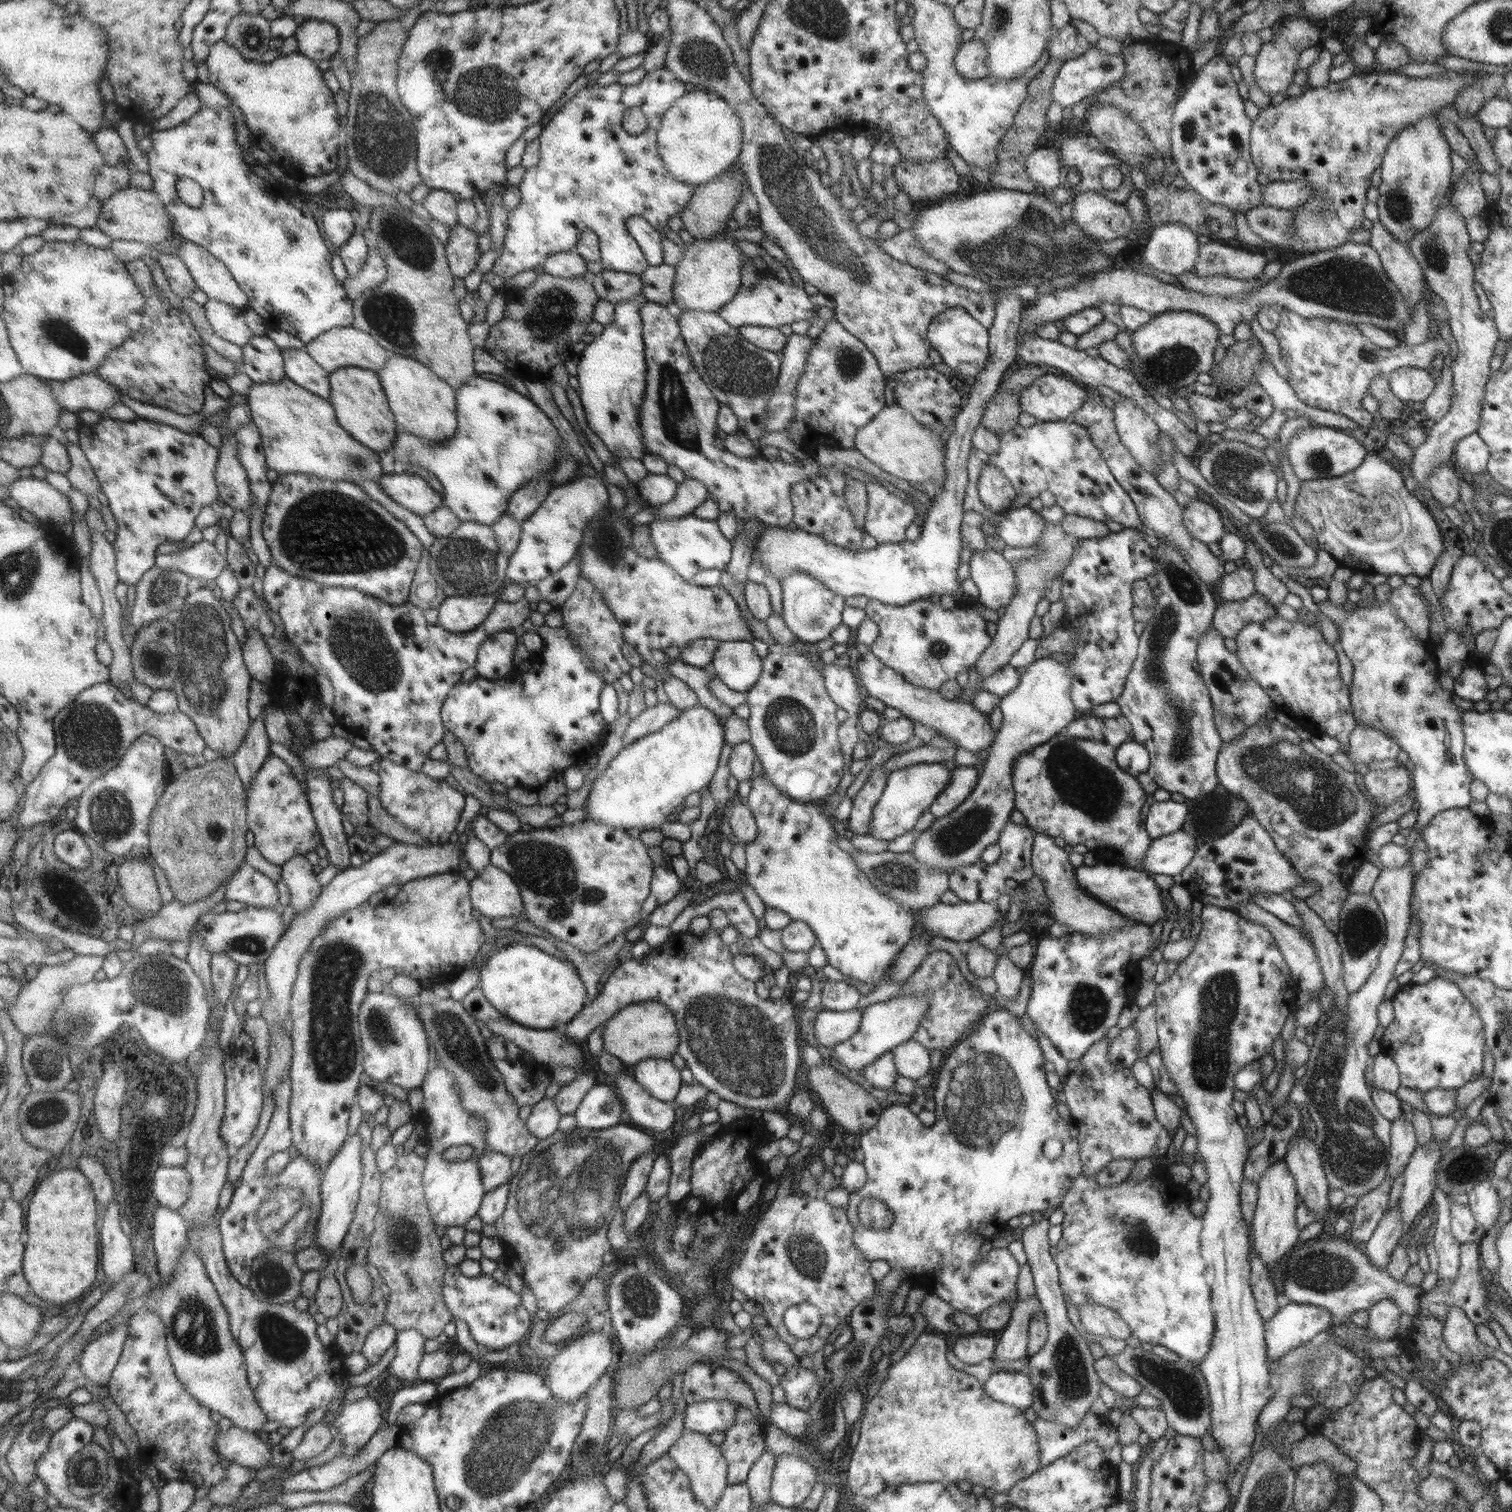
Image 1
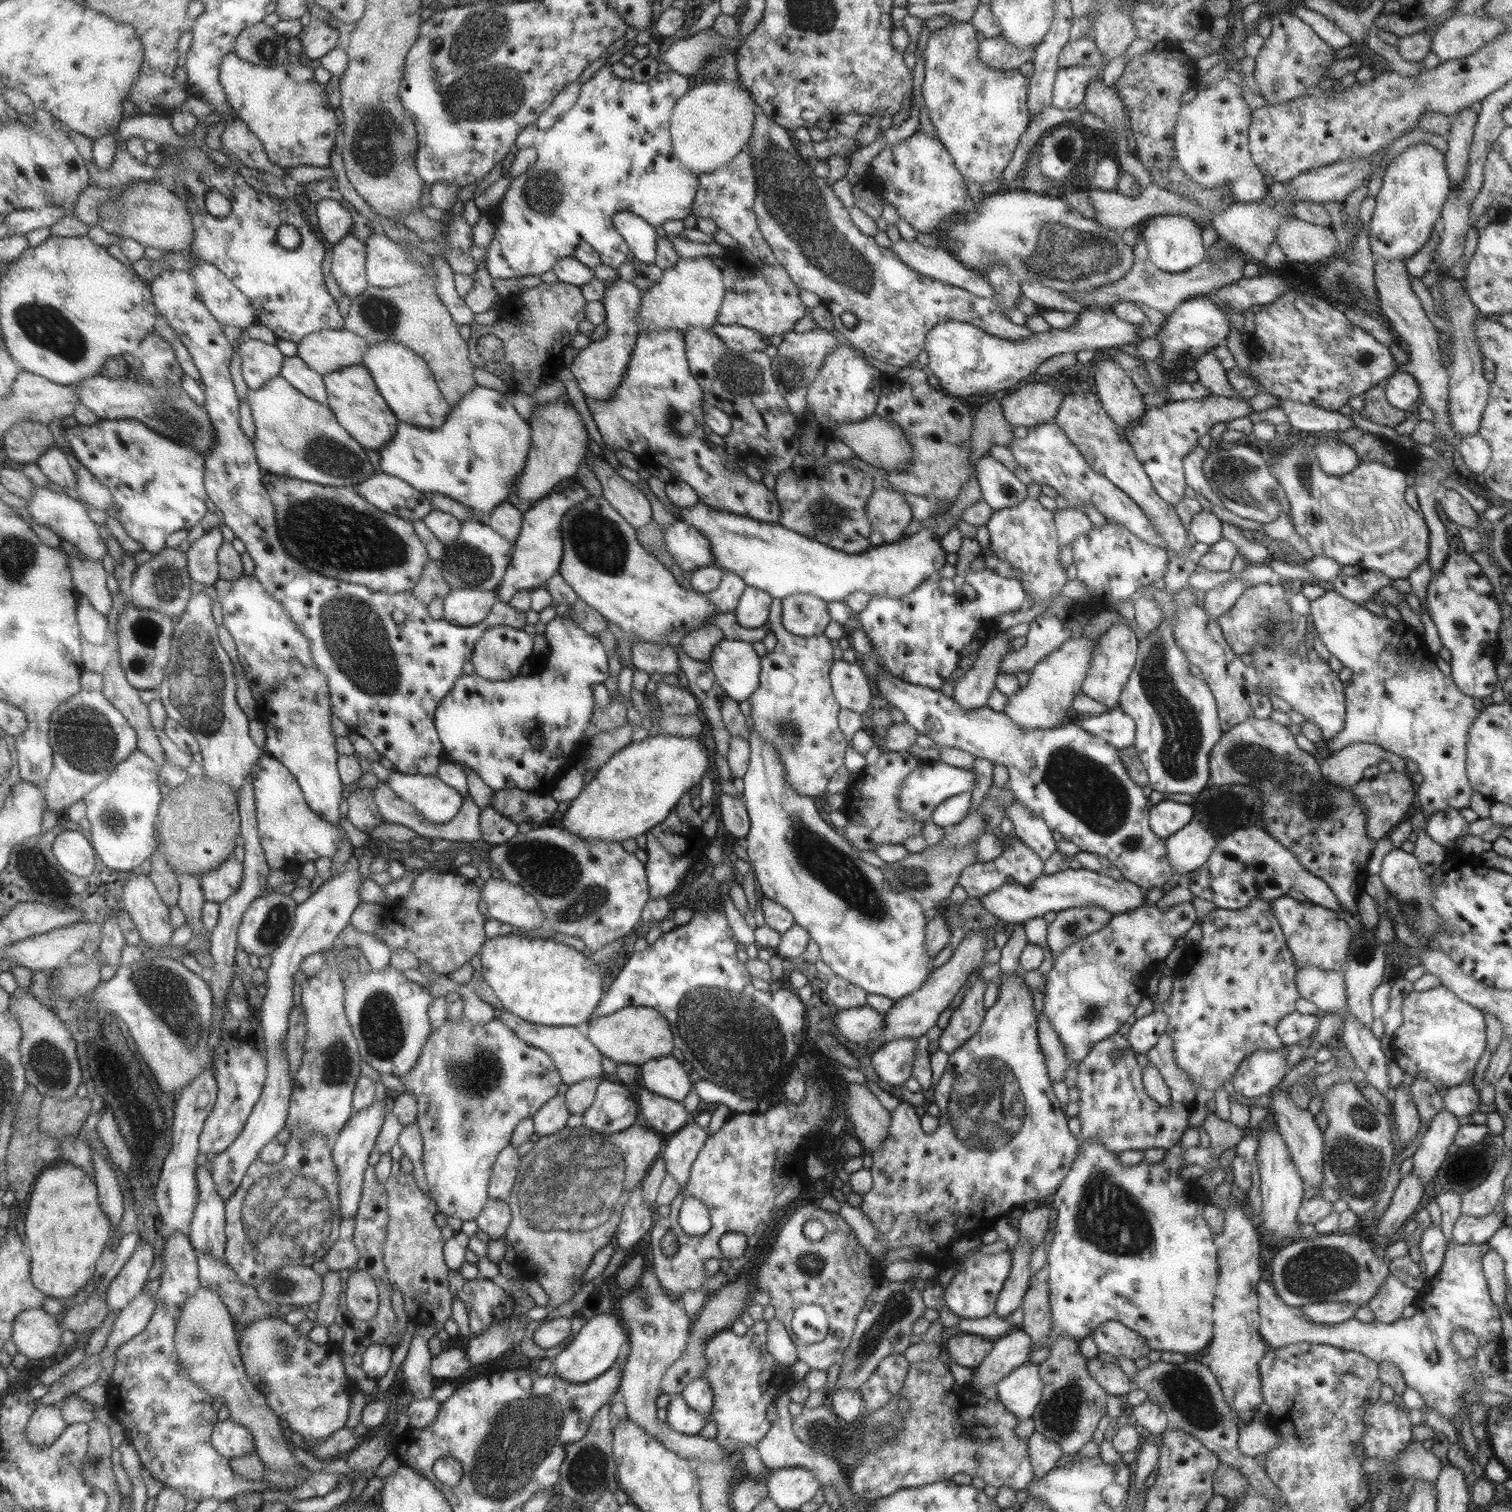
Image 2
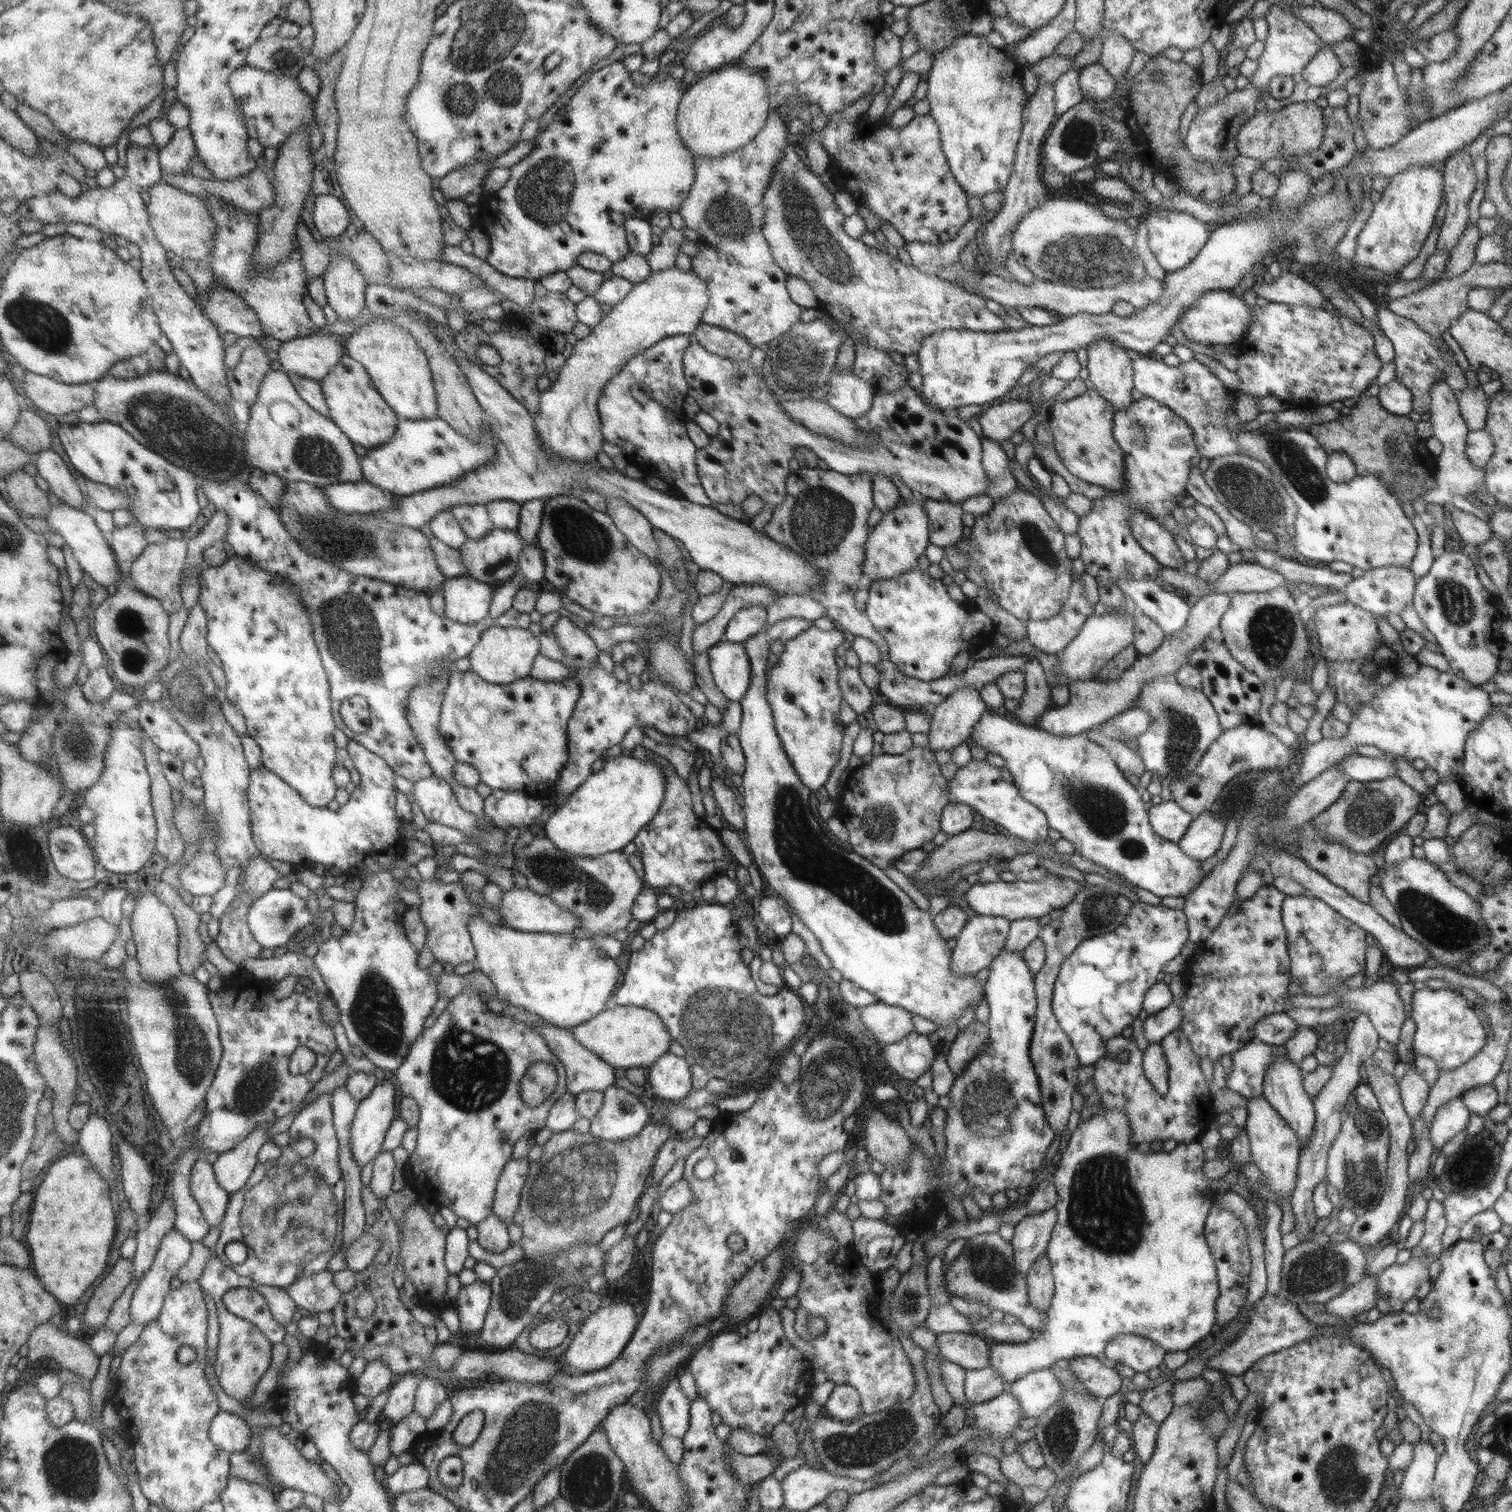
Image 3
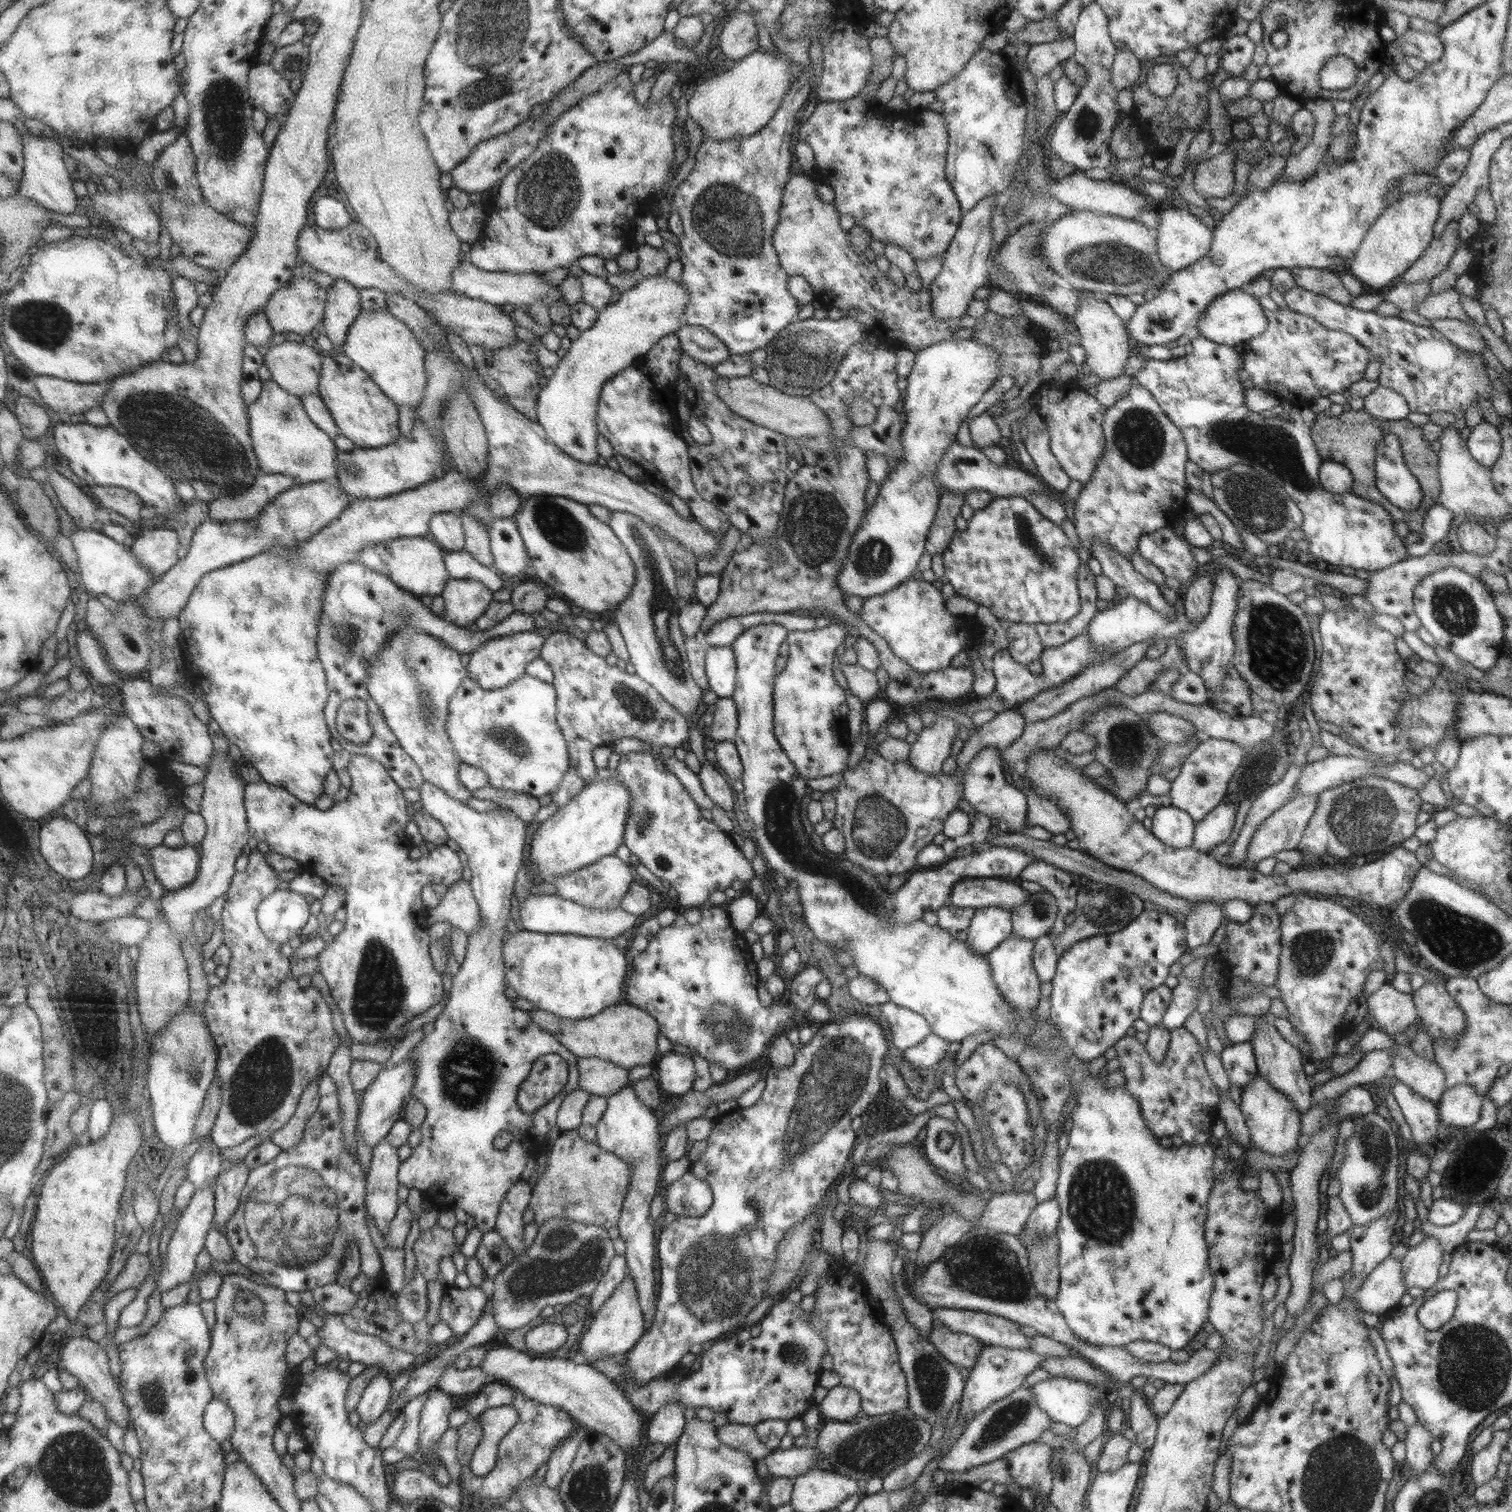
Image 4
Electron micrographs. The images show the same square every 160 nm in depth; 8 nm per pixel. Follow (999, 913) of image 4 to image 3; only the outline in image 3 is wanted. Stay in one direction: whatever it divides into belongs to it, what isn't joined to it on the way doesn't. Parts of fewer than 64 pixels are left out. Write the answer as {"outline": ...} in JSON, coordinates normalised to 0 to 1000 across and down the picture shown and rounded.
{"outline":[[[644,605],[640,608],[630,628],[628,641],[634,645],[645,645],[664,626],[668,610],[663,606]]]}

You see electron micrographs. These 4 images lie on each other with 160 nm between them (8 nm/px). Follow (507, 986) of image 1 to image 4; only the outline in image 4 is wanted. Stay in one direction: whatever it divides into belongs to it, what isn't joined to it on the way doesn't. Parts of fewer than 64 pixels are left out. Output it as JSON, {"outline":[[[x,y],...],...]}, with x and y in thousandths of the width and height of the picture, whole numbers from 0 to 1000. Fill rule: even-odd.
{"outline":[[[304,581],[290,592],[289,599],[285,600],[282,607],[284,612],[288,609],[296,609],[308,618],[317,615],[317,600],[314,597],[310,583]],[[343,614],[340,618],[334,616],[332,630],[335,652],[338,652],[342,660],[346,660],[358,667],[371,673],[385,674],[394,672],[411,660],[415,646],[415,630],[407,626],[404,621],[384,620],[379,618],[352,617]]]}

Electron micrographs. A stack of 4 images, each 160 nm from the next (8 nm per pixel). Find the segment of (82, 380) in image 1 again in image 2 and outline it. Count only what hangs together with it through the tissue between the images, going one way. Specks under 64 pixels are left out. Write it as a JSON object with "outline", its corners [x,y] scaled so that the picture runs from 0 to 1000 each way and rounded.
{"outline":[[[64,248],[58,250],[58,252],[49,255],[51,257],[54,267],[63,272],[64,275],[69,278],[88,277],[94,279],[99,284],[101,284],[112,291],[123,295],[133,302],[140,297],[142,294],[141,281],[136,273],[135,269],[132,269],[117,255],[113,257],[101,257],[95,255],[91,253],[77,252],[71,250],[69,248]]]}

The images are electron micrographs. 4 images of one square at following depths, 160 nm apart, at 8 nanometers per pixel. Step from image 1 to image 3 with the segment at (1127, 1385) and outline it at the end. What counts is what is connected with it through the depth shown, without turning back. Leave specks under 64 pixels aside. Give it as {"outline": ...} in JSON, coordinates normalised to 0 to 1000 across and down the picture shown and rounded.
{"outline":[[[723,896],[706,899],[706,905],[726,925],[735,923],[745,917],[745,913],[737,905],[731,904]]]}

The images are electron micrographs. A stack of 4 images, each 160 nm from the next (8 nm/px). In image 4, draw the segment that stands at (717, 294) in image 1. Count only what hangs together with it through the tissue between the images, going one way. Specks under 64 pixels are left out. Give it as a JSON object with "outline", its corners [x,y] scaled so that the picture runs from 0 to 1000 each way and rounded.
{"outline":[[[437,182],[425,183],[423,187],[410,194],[406,200],[396,206],[395,211],[391,217],[384,220],[381,225],[378,226],[375,233],[367,242],[366,248],[356,258],[354,265],[354,278],[360,283],[364,292],[375,302],[391,308],[395,306],[395,294],[396,288],[394,282],[394,269],[397,255],[407,249],[411,245],[426,237],[429,231],[442,221],[446,221],[452,215],[452,205],[454,202],[455,194],[450,187],[445,187]]]}

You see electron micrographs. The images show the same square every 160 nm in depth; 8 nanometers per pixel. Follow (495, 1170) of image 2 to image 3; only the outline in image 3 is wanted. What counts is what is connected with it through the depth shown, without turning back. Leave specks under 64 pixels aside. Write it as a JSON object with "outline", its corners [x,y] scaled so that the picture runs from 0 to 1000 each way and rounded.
{"outline":[[[337,766],[327,784],[325,802],[338,812],[350,771],[349,767]]]}

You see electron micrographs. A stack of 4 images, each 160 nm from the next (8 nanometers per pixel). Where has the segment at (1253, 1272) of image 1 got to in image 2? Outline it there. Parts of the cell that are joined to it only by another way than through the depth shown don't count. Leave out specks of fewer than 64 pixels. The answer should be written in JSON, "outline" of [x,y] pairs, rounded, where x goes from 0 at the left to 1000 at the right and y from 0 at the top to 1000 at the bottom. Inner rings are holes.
{"outline":[[[961,819],[957,821],[954,836],[952,839],[952,842],[946,845],[943,845],[937,857],[935,862],[936,869],[933,872],[925,872],[920,876],[913,876],[911,873],[899,874],[895,871],[886,876],[880,876],[864,874],[862,872],[862,869],[859,868],[859,864],[851,864],[843,855],[841,849],[833,846],[831,851],[833,869],[833,878],[831,878],[831,880],[833,880],[833,884],[839,892],[845,892],[859,888],[878,889],[884,892],[901,896],[904,899],[910,901],[919,901],[927,907],[930,918],[936,919],[942,928],[942,931],[945,931],[952,937],[958,940],[958,938],[965,937],[966,934],[967,925],[966,923],[968,921],[974,919],[975,914],[979,916],[981,911],[995,907],[995,901],[993,900],[993,893],[991,893],[991,887],[993,886],[992,884],[992,868],[986,860],[983,848],[979,840],[979,831],[983,828],[983,826],[983,822],[964,823]],[[964,879],[974,882],[976,886],[978,887],[978,890],[977,890],[974,897],[972,897],[972,898],[964,897],[964,894],[960,889],[960,882]]]}

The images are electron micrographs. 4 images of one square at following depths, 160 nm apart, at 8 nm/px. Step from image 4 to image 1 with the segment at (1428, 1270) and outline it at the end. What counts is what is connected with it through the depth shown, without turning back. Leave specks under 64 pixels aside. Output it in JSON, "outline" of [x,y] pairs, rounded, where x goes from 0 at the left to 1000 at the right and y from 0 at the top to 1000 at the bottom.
{"outline":[[[913,860],[908,862],[904,868],[903,878],[912,888],[921,886],[924,883],[924,877],[927,868],[925,864],[923,864],[922,860]]]}

